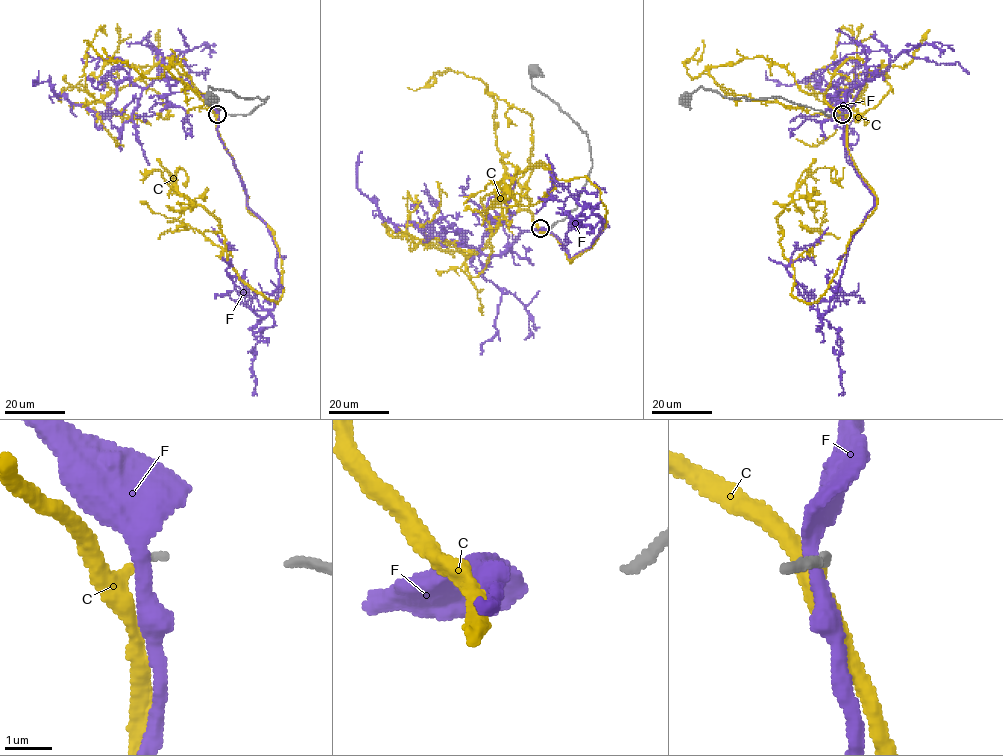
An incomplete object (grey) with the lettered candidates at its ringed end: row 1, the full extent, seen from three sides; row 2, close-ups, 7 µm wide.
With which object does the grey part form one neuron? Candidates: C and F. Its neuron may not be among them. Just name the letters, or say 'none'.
C

